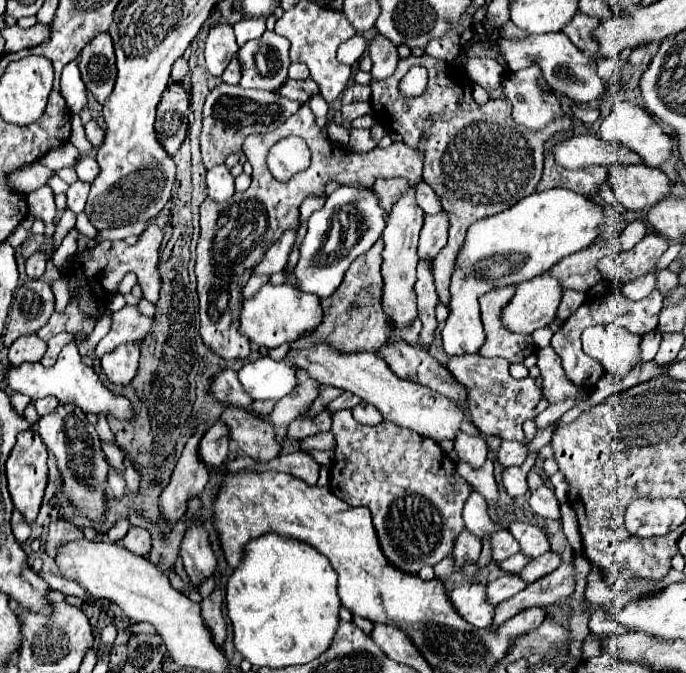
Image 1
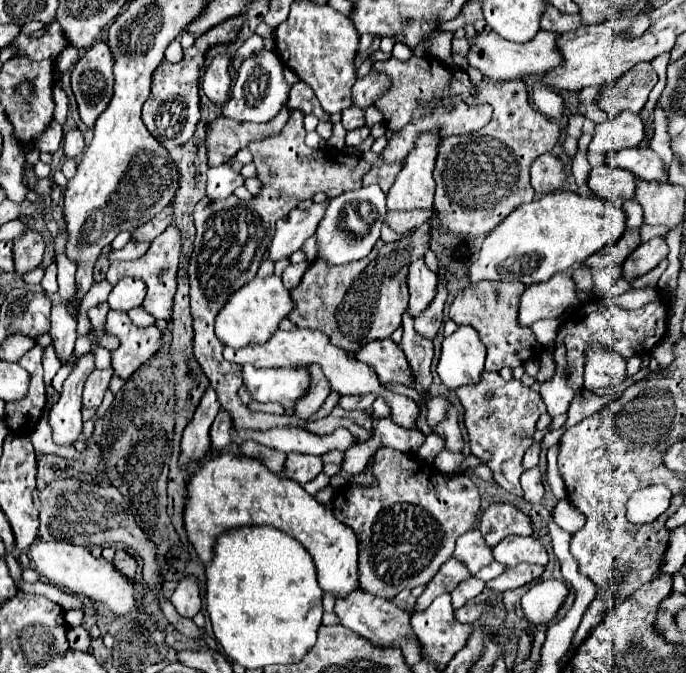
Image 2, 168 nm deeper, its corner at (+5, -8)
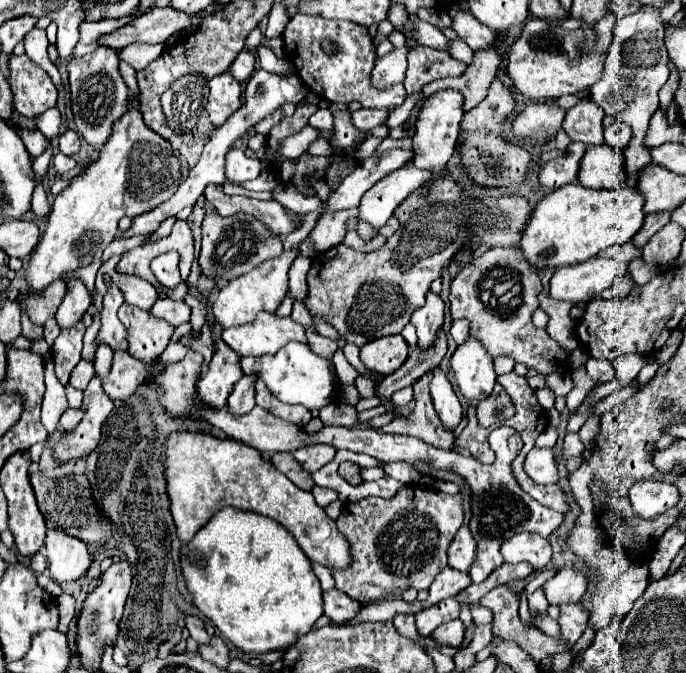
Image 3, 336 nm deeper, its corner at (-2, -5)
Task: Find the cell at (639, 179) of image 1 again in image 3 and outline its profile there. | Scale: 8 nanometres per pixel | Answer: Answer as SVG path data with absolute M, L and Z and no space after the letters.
M606 143L594 145L580 163L578 179L588 189L616 189L626 183L624 159Z

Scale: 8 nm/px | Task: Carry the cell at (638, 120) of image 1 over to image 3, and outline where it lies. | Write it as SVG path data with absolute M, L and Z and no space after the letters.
M614 121L614 123L604 131L604 137L606 137L606 143L608 143L610 147L614 147L616 151L624 151L624 147L628 145L628 141L632 139L632 129L630 129L626 123Z

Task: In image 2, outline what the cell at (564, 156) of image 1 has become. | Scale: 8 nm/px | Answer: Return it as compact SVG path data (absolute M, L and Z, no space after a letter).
M639 146L639 148L629 148L629 150L619 150L609 158L611 164L625 168L633 172L635 176L643 180L667 180L667 168L665 162L649 148L649 146Z

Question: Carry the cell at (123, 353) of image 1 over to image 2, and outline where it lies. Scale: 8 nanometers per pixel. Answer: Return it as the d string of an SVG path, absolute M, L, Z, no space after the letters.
M93 370L91 376L85 382L85 390L83 390L83 408L97 408L103 400L105 390L109 388L109 380L113 376L113 370Z

